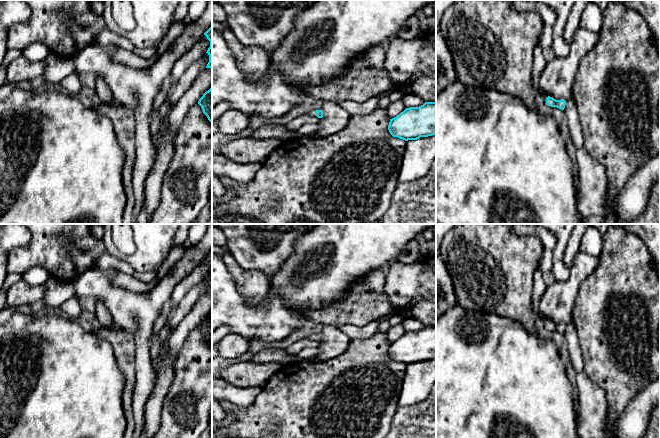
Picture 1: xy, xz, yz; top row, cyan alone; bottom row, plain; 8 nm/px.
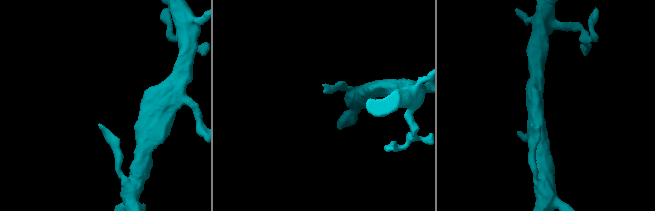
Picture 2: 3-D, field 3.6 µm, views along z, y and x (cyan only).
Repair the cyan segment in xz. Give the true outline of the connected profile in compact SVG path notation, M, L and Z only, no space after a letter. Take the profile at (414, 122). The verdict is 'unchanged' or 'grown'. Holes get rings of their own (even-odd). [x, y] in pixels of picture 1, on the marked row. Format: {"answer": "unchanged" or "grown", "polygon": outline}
{"answer": "unchanged", "polygon": "M436 102L406 108L390 119L388 130L393 137L405 141L436 135Z"}

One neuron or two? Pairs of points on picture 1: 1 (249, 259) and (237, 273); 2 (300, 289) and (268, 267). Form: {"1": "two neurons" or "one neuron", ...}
{"1": "two neurons", "2": "two neurons"}

